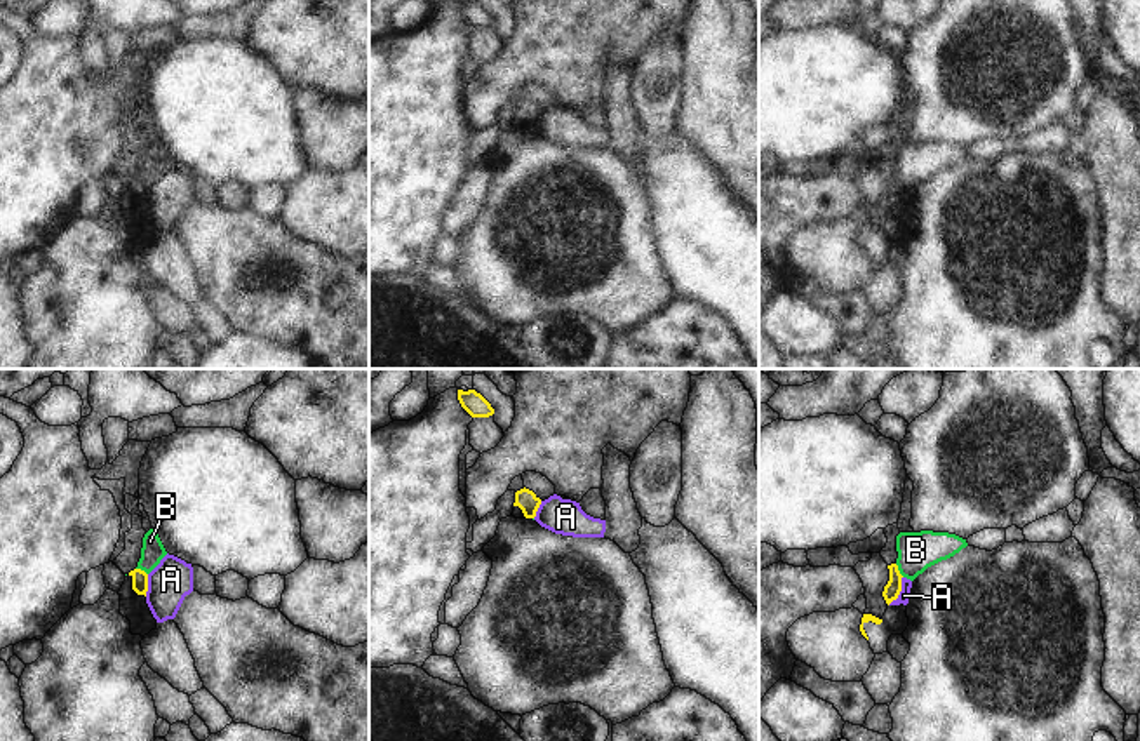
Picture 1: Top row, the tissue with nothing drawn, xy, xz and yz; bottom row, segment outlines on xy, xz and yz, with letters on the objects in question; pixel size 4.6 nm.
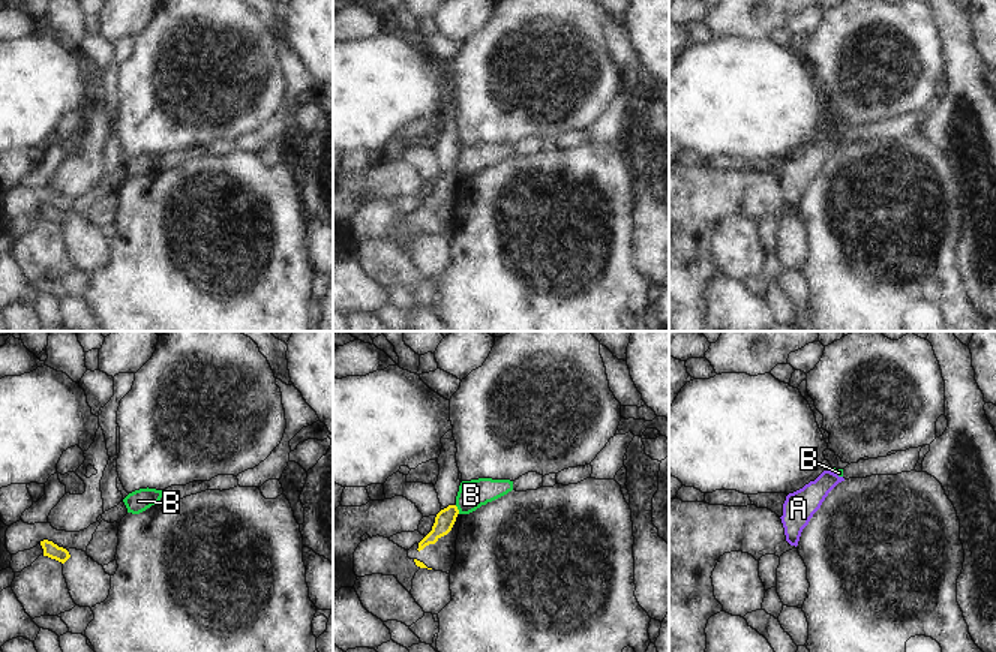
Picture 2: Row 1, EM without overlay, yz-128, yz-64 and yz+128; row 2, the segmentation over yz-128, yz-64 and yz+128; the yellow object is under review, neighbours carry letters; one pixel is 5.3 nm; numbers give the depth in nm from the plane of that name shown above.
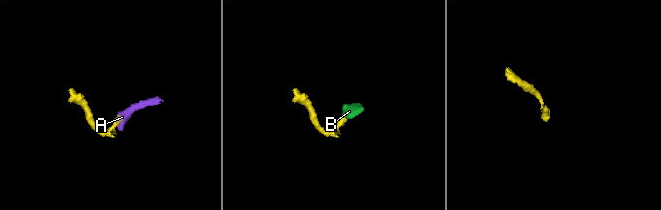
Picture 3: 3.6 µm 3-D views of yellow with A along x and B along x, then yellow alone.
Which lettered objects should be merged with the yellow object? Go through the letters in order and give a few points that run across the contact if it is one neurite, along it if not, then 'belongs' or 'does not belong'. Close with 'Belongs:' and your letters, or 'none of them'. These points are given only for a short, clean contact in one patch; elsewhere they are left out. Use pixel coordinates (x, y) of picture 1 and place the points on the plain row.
A: yz (902, 186), (902, 200), (888, 214) | does not belong
B: yz (891, 200), (898, 181), (916, 160) | belongs
Belongs: B

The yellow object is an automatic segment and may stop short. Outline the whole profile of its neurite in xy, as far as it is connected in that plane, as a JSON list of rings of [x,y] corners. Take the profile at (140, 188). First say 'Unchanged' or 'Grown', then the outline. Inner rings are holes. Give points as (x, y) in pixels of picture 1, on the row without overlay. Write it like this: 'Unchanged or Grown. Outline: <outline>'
Grown. Outline: [[[150,139],[143,148],[141,169],[137,177],[129,183],[132,188],[132,200],[137,205],[144,205],[148,202],[148,184],[160,174],[160,170],[167,165],[158,144],[155,139]]]

